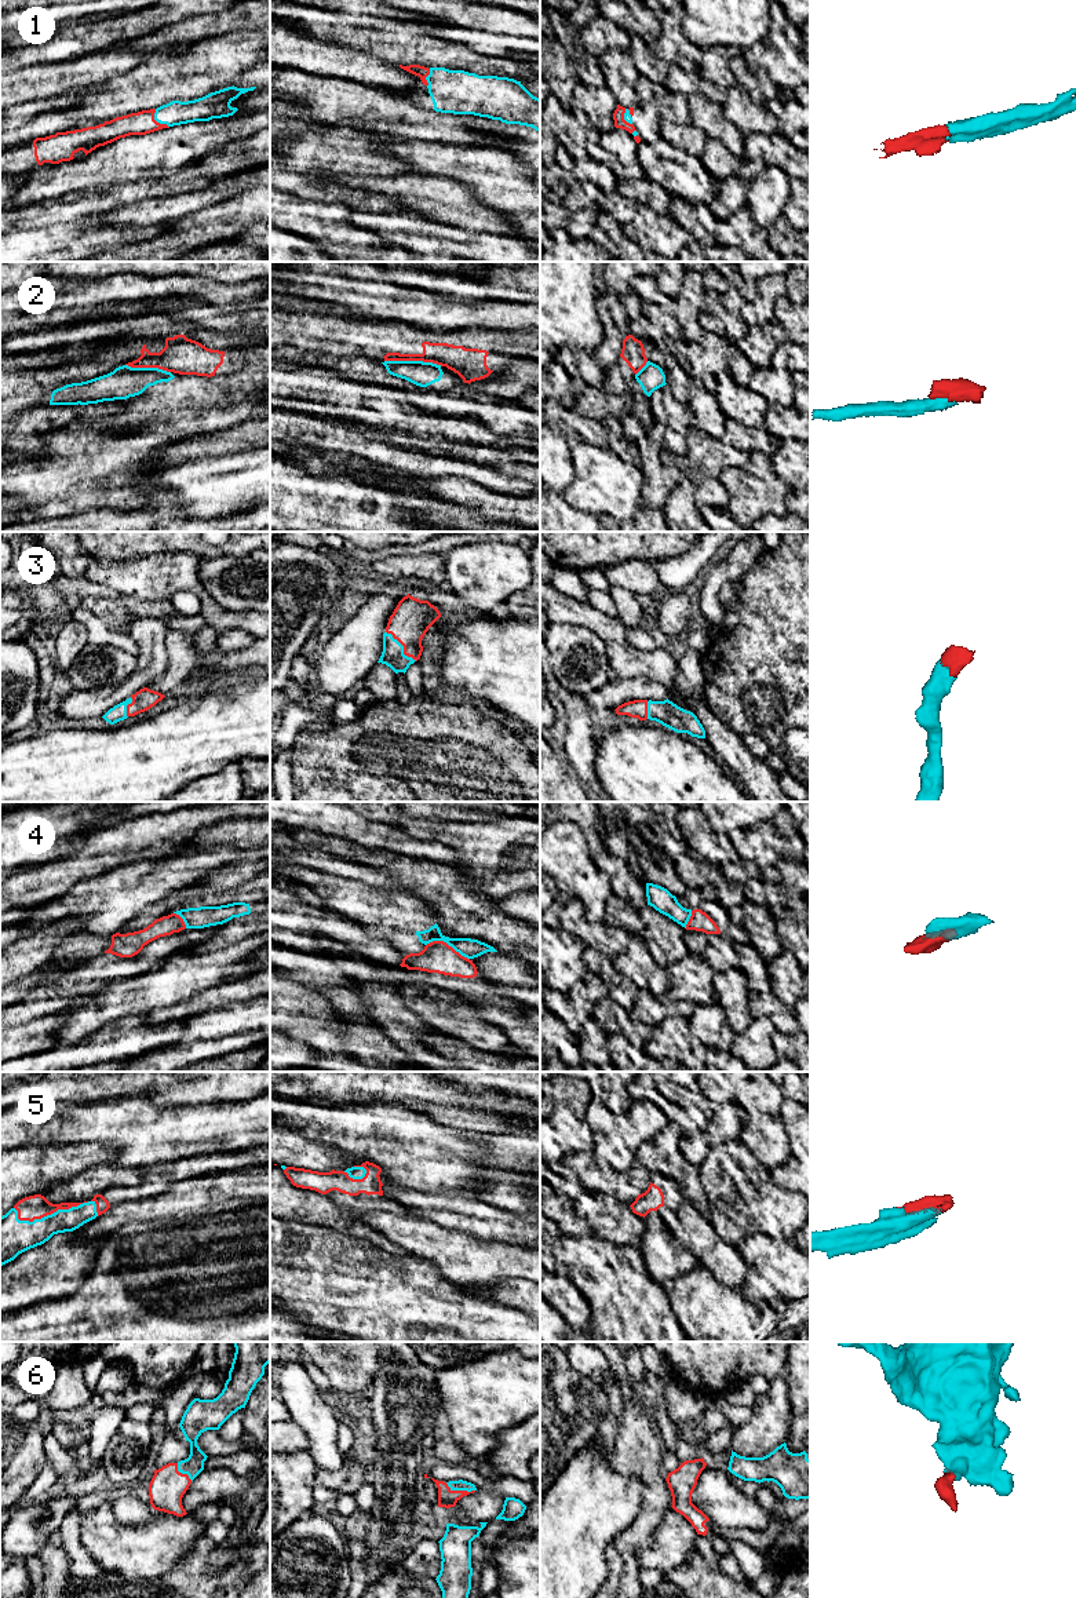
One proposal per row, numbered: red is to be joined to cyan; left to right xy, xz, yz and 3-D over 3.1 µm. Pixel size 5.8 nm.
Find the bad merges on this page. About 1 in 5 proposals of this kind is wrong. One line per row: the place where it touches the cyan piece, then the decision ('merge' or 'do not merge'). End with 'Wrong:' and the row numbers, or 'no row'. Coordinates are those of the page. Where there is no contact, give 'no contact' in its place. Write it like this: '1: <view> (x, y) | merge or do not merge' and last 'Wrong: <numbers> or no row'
1: xy (157, 121) | merge
2: xz (414, 361) | do not merge
3: xz (402, 648) | merge
4: xz (448, 944) | do not merge
5: xy (48, 1215) | merge
6: xz (460, 1489) | merge
Wrong: 2, 4

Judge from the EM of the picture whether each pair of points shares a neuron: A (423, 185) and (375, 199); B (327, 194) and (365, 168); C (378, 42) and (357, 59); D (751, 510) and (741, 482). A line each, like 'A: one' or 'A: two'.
A: two
B: two
C: two
D: one

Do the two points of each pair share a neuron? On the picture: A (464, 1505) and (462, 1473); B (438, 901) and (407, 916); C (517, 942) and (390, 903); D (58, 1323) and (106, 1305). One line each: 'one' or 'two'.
A: two
B: two
C: two
D: one

